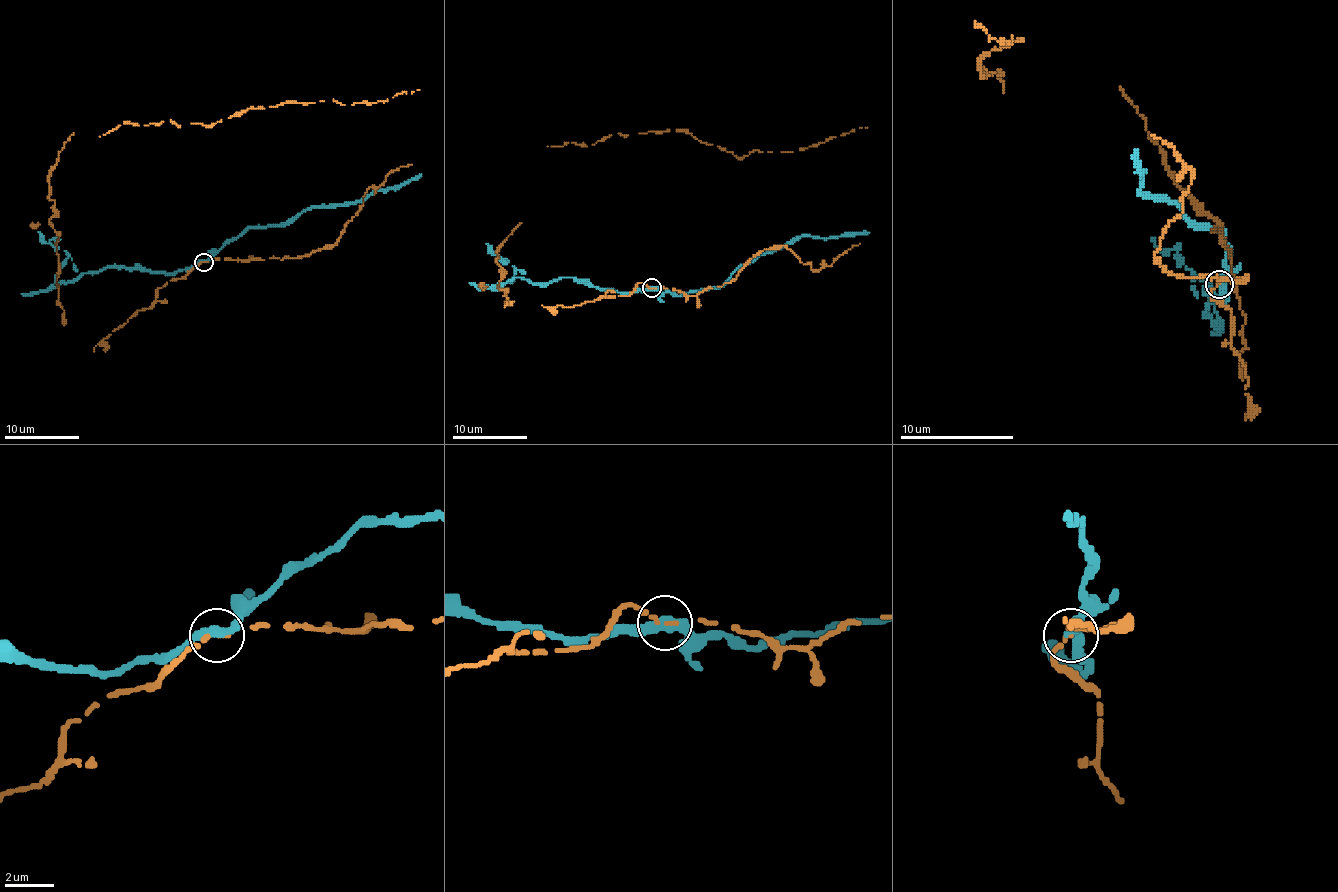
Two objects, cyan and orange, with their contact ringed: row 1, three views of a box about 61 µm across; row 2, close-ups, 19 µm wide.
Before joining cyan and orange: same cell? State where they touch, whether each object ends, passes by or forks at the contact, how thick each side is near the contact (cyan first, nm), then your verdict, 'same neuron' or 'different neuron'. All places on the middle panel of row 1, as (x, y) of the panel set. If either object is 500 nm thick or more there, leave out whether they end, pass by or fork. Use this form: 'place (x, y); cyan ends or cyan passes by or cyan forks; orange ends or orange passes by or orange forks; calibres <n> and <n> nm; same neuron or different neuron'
place (652, 288); cyan passes by; orange passes by; calibres 380 and 140 nm; different neuron

